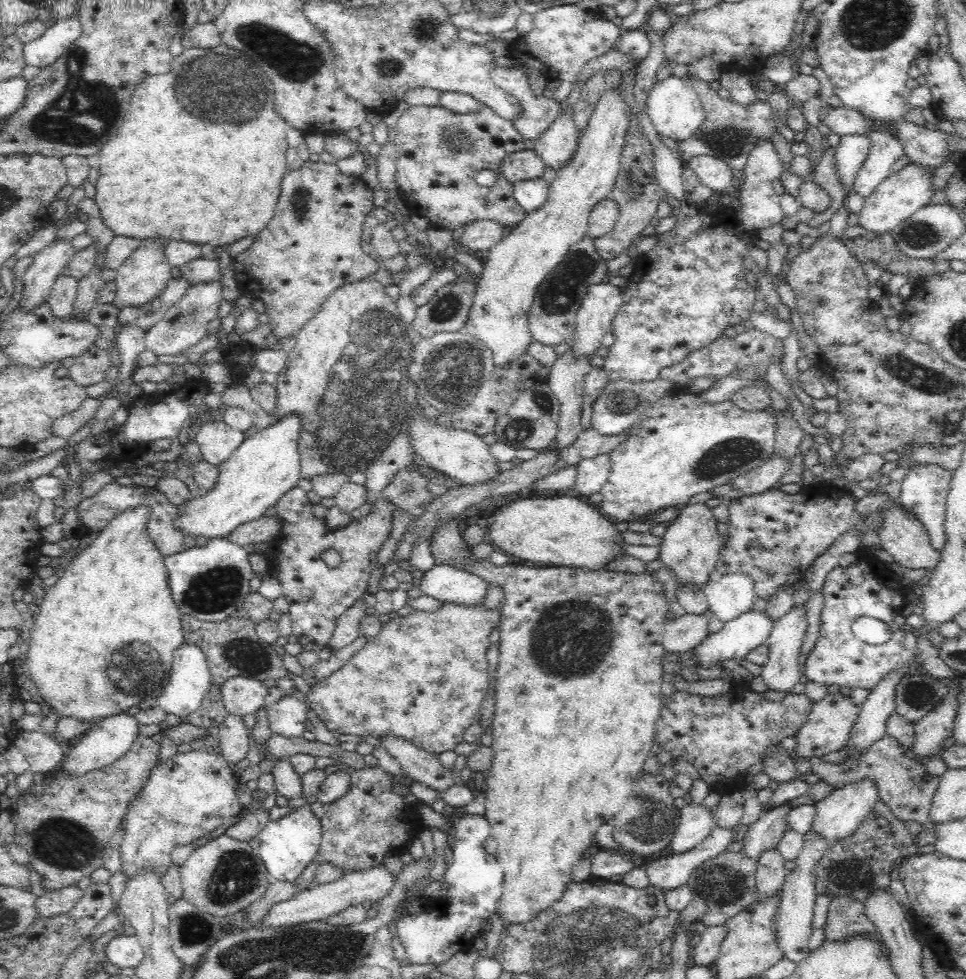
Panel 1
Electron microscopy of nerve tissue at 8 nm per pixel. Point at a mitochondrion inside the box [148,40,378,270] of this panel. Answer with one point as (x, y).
(188, 94)

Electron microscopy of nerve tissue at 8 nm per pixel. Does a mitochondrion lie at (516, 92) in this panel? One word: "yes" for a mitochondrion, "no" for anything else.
no

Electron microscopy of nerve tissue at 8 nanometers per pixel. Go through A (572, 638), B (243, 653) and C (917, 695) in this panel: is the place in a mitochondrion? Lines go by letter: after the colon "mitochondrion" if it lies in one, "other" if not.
A: mitochondrion
B: mitochondrion
C: mitochondrion

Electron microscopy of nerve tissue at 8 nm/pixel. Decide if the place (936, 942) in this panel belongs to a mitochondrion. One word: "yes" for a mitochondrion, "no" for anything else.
no

